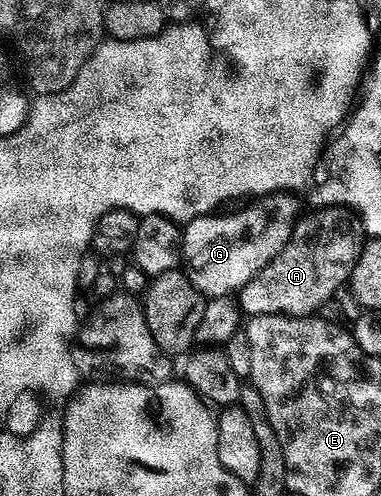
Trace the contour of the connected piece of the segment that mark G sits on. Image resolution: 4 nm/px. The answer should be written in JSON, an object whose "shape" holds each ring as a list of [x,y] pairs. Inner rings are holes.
{"shape":[[[273,192],[253,199],[229,216],[198,216],[182,228],[182,260],[193,286],[204,298],[232,296],[284,249],[301,210],[295,195]]]}

